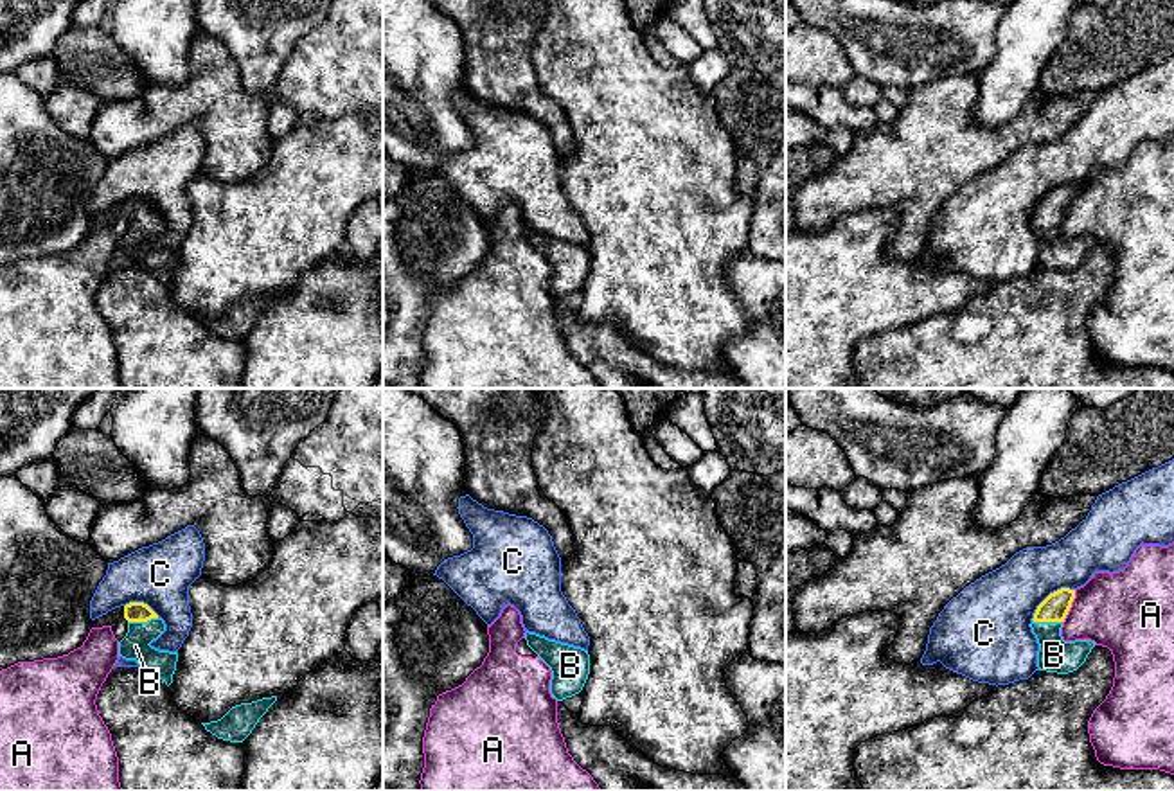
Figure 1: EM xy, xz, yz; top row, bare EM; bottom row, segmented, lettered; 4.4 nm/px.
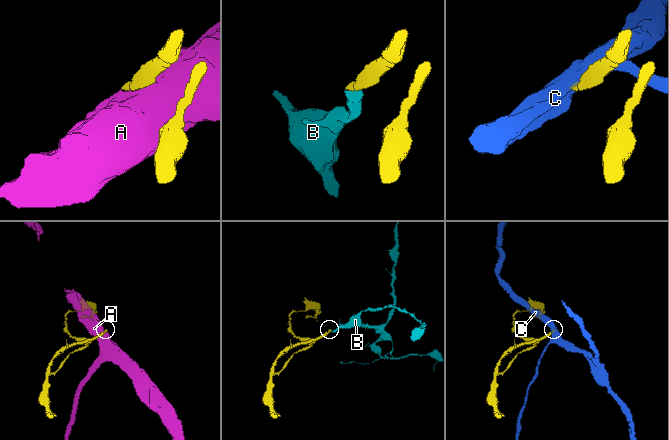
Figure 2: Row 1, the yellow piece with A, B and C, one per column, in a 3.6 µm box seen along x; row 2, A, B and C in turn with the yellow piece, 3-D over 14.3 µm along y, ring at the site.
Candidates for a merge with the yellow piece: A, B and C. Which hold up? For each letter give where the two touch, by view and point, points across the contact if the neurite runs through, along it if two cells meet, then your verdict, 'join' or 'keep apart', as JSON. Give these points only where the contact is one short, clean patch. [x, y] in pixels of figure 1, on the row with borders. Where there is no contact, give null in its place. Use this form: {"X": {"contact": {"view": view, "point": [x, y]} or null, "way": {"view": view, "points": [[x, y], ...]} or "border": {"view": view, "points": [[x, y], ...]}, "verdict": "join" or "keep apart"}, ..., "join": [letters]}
{"A": {"contact": {"view": "yz", "point": [1070, 606]}, "verdict": "keep apart"}, "B": {"contact": {"view": "xy", "point": [142, 621]}, "way": {"view": "xy", "points": [[135, 612], [142, 621], [135, 646]]}, "verdict": "join"}, "C": {"contact": {"view": "yz", "point": [1049, 595]}, "verdict": "keep apart"}, "join": ["B"]}

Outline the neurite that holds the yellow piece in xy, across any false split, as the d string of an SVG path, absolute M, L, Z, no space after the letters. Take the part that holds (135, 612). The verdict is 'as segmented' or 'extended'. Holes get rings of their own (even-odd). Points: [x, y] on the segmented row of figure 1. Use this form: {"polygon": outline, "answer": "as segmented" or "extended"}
{"polygon": "M129 602L124 606L128 633L119 642L119 656L135 660L144 671L160 678L167 687L173 683L178 653L158 651L149 644L164 631L164 620L144 602Z", "answer": "extended"}

